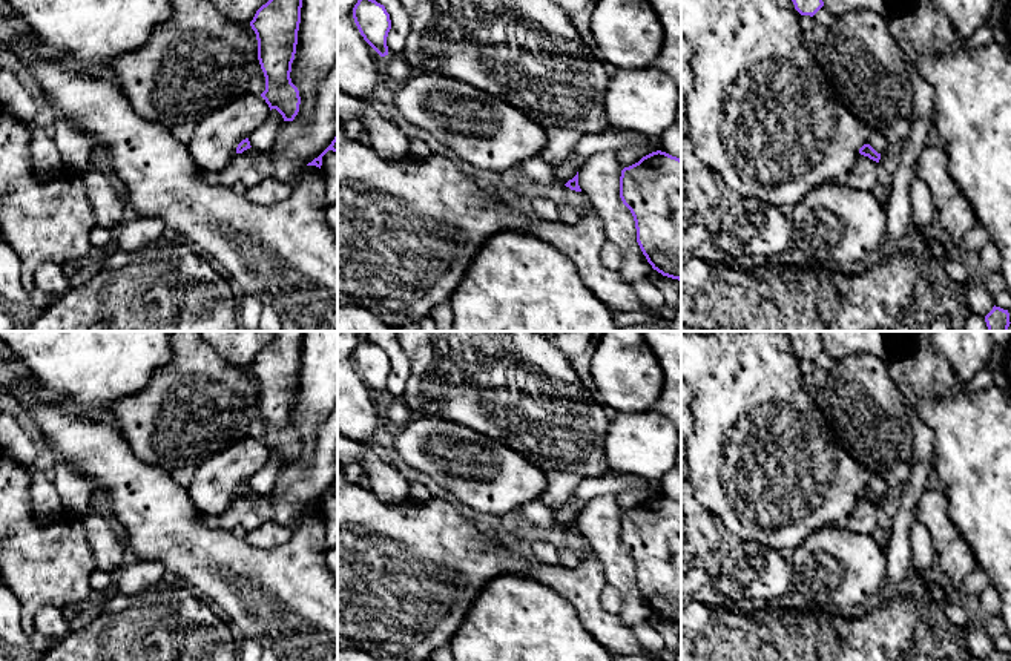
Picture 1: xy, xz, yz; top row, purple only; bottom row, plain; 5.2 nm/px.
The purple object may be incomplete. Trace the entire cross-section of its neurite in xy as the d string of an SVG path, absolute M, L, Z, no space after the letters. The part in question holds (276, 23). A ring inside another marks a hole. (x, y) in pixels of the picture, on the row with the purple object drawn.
M268 0L253 20L258 40L258 60L265 77L261 97L270 110L276 109L284 121L293 121L299 112L301 97L290 72L296 54L302 0Z

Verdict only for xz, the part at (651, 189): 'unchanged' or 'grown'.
unchanged

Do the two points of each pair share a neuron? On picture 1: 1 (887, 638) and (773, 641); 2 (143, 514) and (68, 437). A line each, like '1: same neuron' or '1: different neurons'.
1: same neuron
2: same neuron

